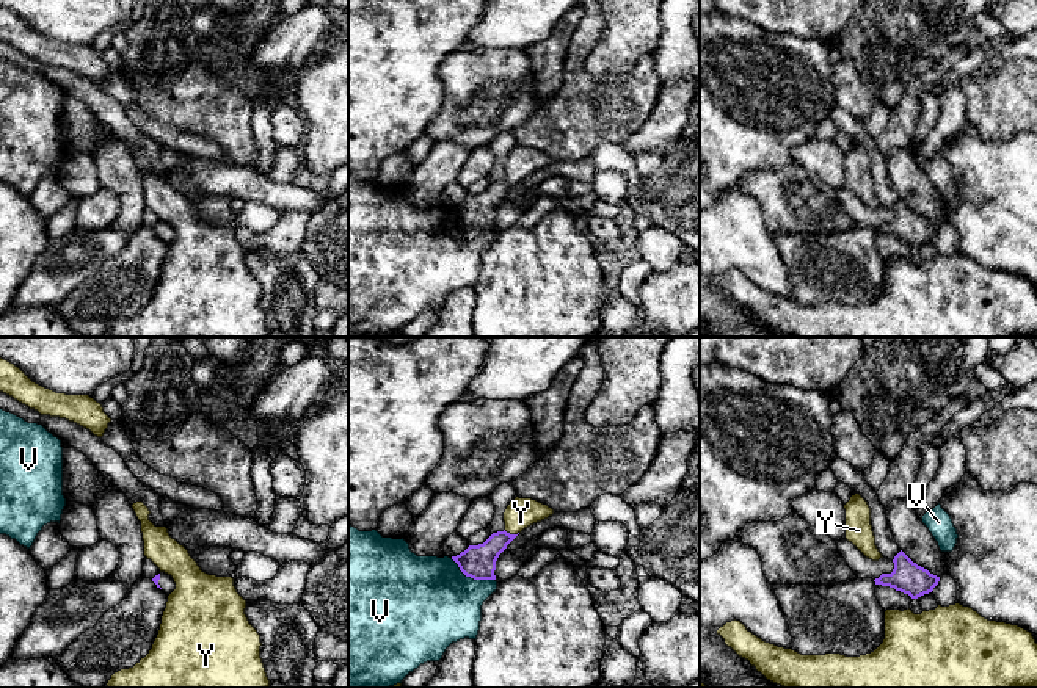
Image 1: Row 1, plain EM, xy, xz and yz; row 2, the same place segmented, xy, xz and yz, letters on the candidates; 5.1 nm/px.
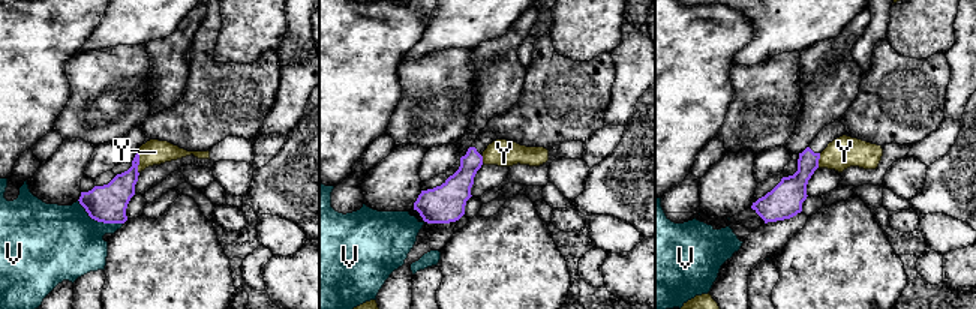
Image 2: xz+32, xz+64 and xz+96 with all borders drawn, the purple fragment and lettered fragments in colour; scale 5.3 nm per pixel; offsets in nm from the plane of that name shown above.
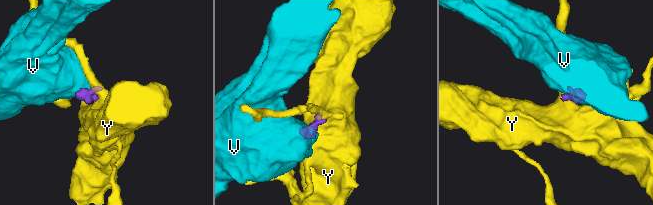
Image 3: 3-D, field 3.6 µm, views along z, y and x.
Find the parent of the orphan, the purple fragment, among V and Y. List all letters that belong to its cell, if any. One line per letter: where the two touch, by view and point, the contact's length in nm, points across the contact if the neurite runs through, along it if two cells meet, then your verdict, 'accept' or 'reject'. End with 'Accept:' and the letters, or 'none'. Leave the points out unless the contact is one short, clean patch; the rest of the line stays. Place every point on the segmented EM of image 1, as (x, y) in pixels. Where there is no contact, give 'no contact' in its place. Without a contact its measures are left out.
V: meets purple in xz at (473, 577); contact 260 nm long; border along xz (451, 558), (466, 575), (494, 580); reject
Y: meets purple in xz at (512, 535); contact 80 nm long; border along xz (504, 530), (518, 533); reject
Accept: none

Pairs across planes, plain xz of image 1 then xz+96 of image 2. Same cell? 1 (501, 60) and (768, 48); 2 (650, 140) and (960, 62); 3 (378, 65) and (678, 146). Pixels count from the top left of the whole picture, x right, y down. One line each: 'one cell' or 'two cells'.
1: two cells
2: one cell
3: one cell

